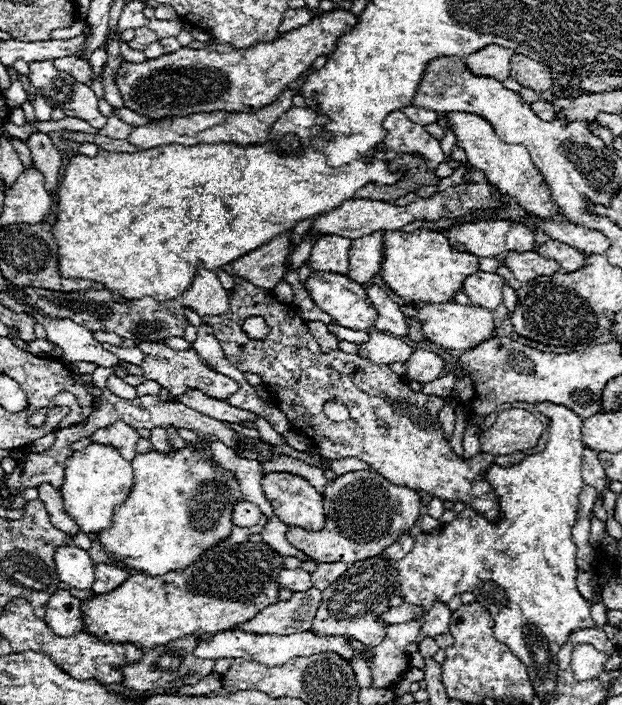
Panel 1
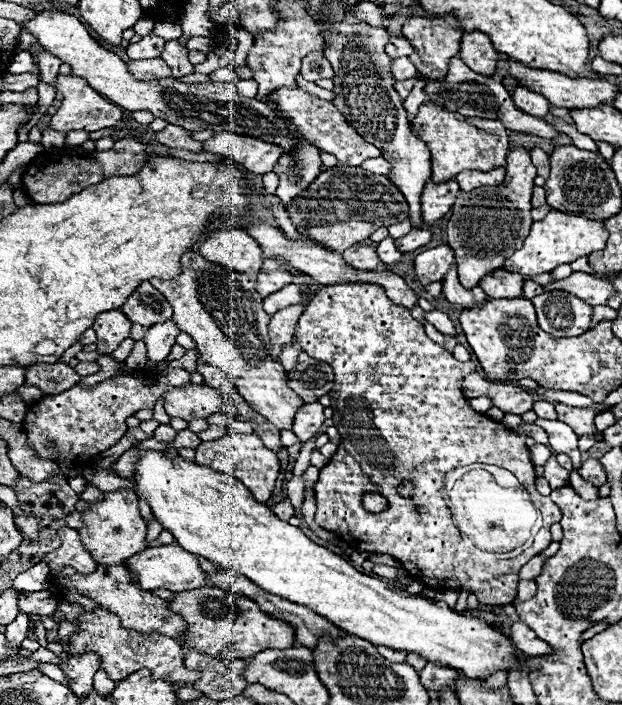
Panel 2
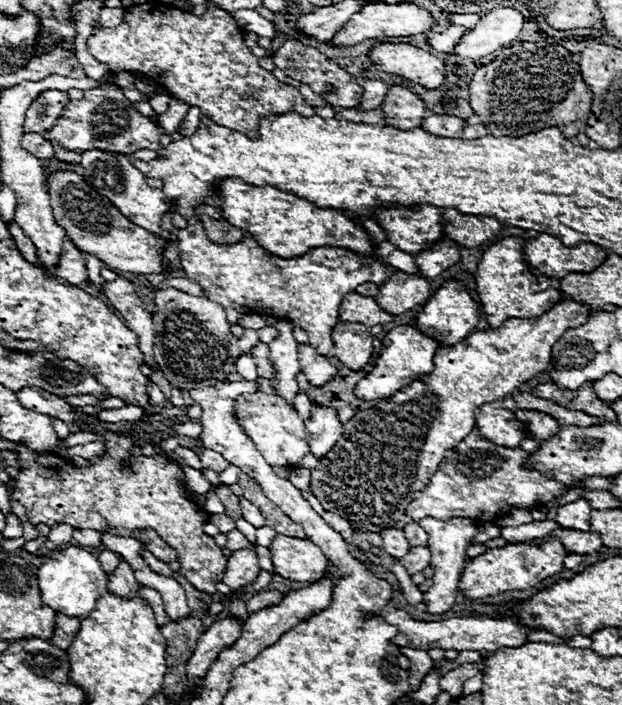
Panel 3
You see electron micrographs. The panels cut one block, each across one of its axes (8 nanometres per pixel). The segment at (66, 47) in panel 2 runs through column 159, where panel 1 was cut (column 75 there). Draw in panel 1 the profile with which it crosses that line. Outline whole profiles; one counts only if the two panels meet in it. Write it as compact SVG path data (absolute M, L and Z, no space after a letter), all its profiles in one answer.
M50 60L30 62L30 82L42 92L52 108L62 108L66 116L86 120L94 128L106 126L106 118L98 110L98 98L92 88L74 80L74 76L56 70Z

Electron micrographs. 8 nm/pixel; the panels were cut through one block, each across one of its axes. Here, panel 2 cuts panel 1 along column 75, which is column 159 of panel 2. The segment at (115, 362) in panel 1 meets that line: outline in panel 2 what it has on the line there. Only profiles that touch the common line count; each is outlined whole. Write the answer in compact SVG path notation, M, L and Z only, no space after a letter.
M164 320L164 322L150 326L148 332L144 334L144 342L148 348L148 360L152 360L152 362L166 360L178 334L180 334L180 330L174 326L172 320Z

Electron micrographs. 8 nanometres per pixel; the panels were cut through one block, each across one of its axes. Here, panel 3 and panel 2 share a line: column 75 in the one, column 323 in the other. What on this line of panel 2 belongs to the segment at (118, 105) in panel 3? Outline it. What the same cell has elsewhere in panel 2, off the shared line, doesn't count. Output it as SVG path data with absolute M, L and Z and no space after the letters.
M280 88L280 90L276 90L276 94L270 96L270 100L278 102L278 108L288 118L292 118L292 122L300 128L300 132L306 136L308 142L314 142L314 146L320 148L322 152L334 154L340 164L360 166L364 160L380 156L380 150L376 146L368 144L330 102L320 100L316 96L310 96L302 88Z

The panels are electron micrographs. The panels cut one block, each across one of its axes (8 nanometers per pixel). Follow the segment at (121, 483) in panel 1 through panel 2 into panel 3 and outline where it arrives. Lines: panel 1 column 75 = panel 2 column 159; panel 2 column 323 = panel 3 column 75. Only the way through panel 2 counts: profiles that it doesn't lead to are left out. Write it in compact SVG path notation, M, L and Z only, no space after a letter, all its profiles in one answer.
M68 546L64 550L52 552L46 562L38 568L38 586L40 586L40 598L46 606L54 608L56 612L86 618L94 606L96 600L102 598L108 588L106 588L106 572L100 566L100 560L86 552L84 548Z

